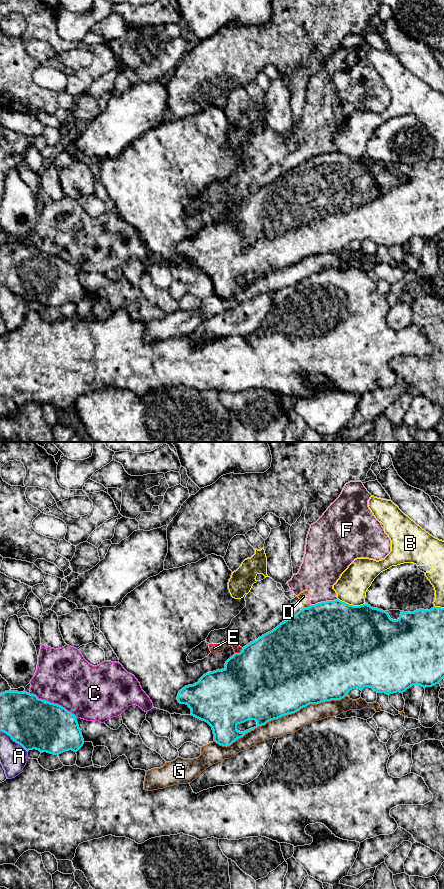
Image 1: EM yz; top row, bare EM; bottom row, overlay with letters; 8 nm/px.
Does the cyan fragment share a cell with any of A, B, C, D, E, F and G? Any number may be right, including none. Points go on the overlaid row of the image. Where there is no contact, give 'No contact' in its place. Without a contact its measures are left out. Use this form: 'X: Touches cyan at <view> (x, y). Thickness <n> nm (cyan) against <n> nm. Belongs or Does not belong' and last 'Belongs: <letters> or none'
A: Touches cyan at yz (13, 740). Thickness 400 nm (cyan) against 220 nm. Does not belong
B: Touches cyan at yz (351, 605). Thickness 500 nm (cyan) against 240 nm. Does not belong
C: Touches cyan at yz (53, 703). Thickness 400 nm (cyan) against 440 nm. Does not belong
D: Touches cyan at yz (308, 607). Thickness 500 nm (cyan) against 80 nm. Does not belong
E: Touches cyan at yz (240, 652). Thickness 500 nm (cyan) against 70 nm. Does not belong
F: Touches cyan at yz (324, 602). Thickness 500 nm (cyan) against 300 nm. Does not belong
G: Touches cyan at yz (280, 716). Thickness 500 nm (cyan) against 160 nm. Does not belong
Belongs: none

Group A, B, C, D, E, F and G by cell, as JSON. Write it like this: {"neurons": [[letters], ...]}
{"neurons": [["A"], ["B"], ["C", "D", "E", "F"], ["G"]]}

